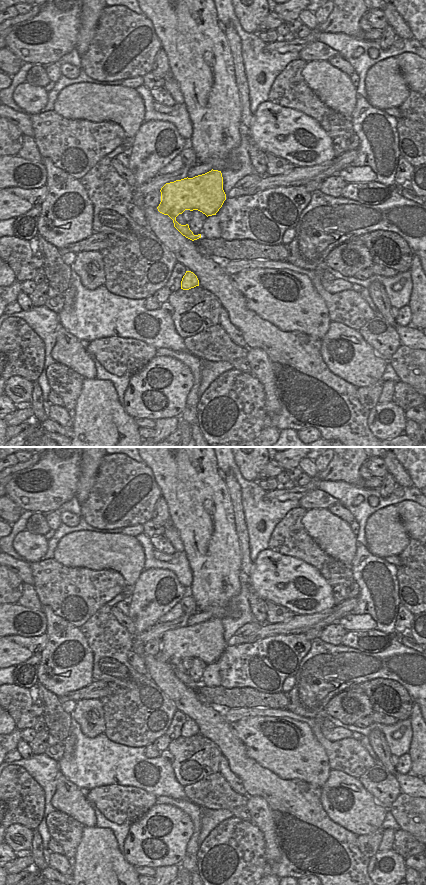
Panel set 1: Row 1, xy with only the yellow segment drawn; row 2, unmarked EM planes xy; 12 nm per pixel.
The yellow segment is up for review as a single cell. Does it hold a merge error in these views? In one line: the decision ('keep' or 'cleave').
keep

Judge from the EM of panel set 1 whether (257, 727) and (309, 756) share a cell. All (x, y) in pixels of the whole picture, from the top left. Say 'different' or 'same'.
same

